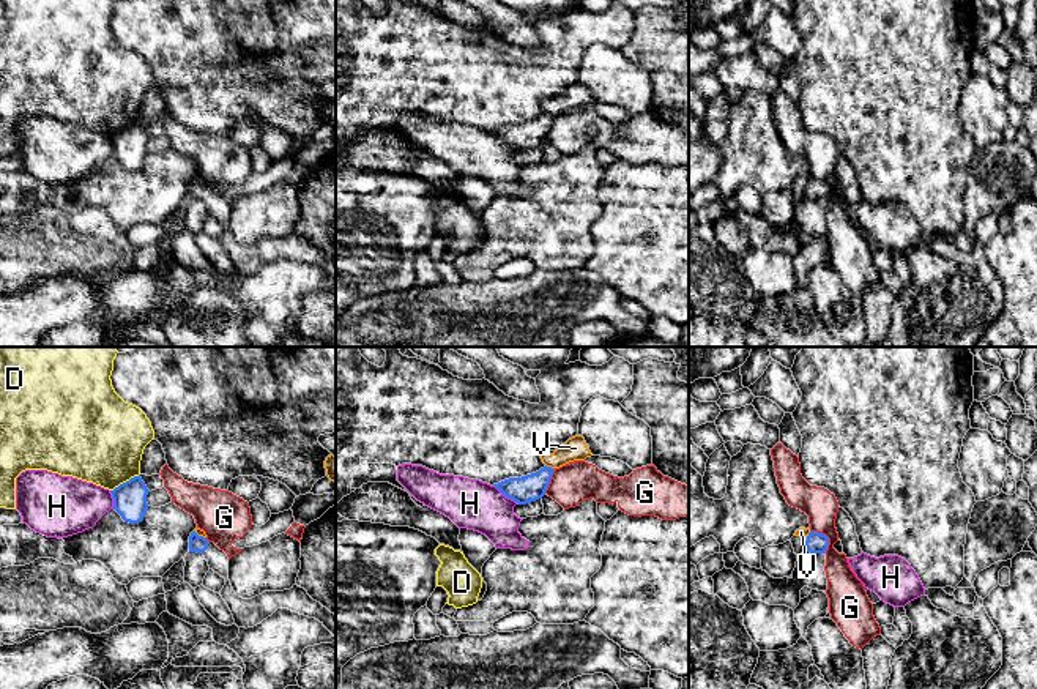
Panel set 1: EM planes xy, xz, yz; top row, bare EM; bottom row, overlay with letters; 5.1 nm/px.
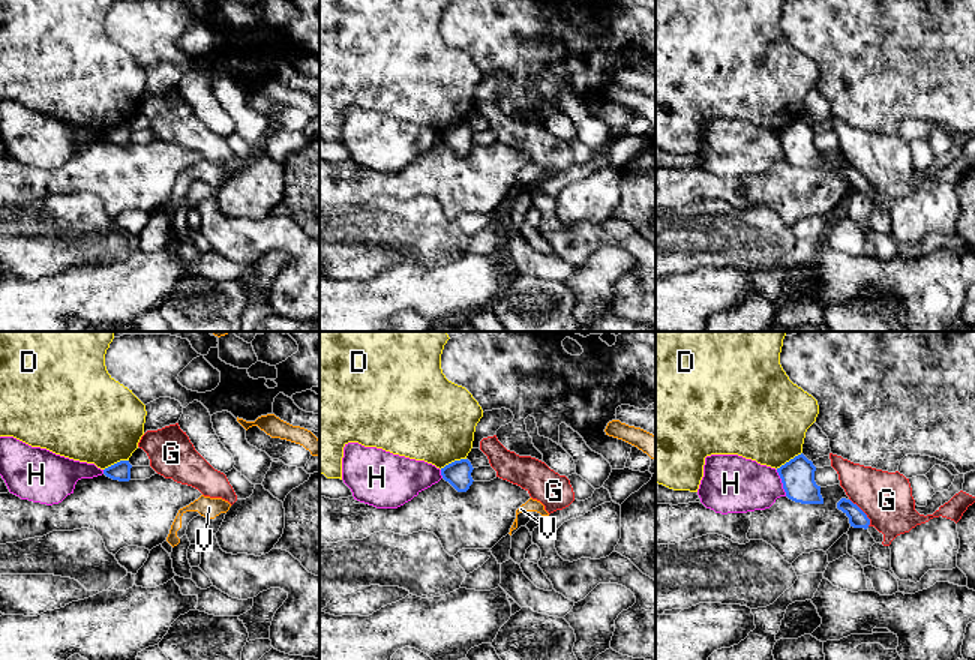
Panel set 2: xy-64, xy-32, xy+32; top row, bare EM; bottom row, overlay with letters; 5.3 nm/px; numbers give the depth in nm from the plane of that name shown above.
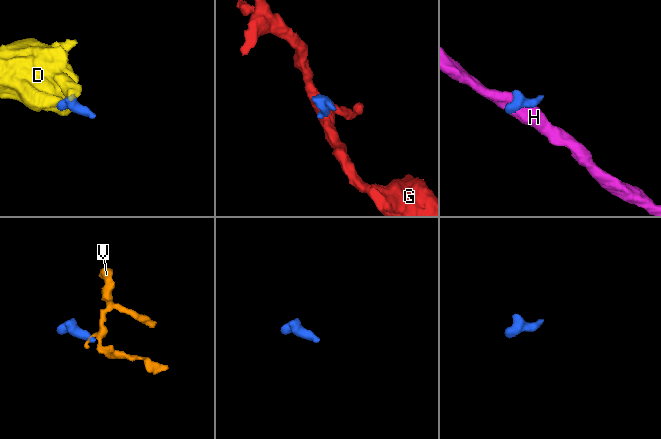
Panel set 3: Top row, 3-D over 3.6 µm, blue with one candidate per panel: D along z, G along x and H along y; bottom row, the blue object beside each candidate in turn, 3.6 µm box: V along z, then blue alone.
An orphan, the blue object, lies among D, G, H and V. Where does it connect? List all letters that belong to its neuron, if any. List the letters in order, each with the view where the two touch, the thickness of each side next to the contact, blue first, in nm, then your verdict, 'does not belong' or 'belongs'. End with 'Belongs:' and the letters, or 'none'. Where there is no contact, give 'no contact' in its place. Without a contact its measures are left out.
D: xy | 180/440 nm | does not belong
G: yz | 110/170 nm | does not belong
H: xz | 140/260 nm | does not belong
V: xz | 140/120 nm | does not belong
Belongs: none

